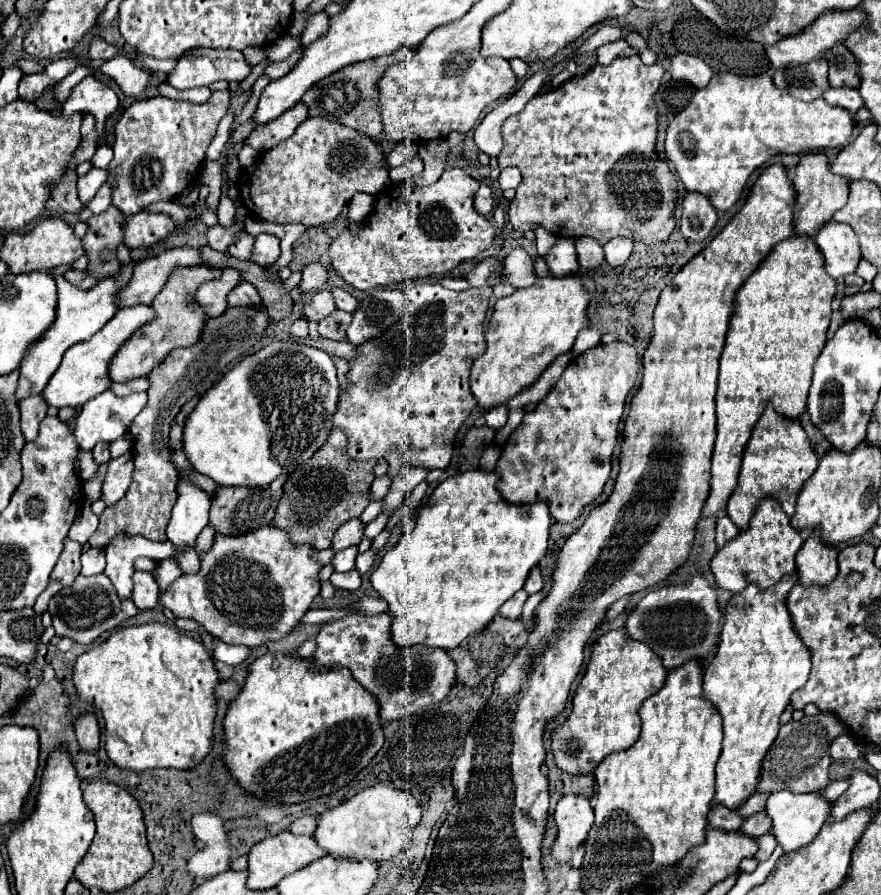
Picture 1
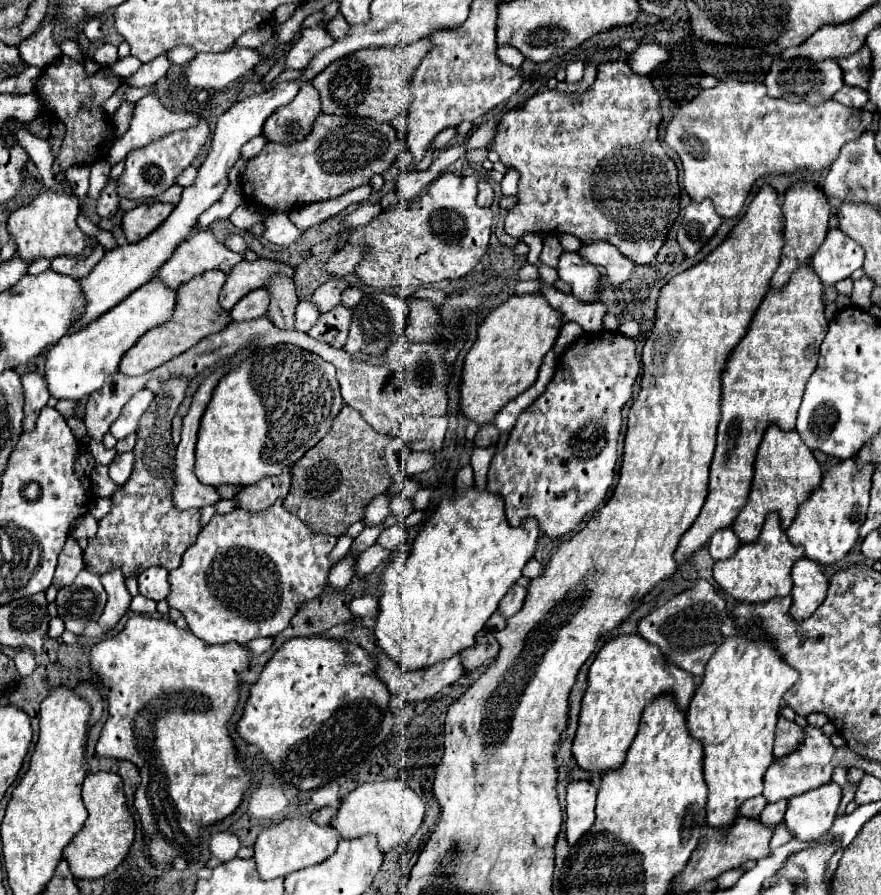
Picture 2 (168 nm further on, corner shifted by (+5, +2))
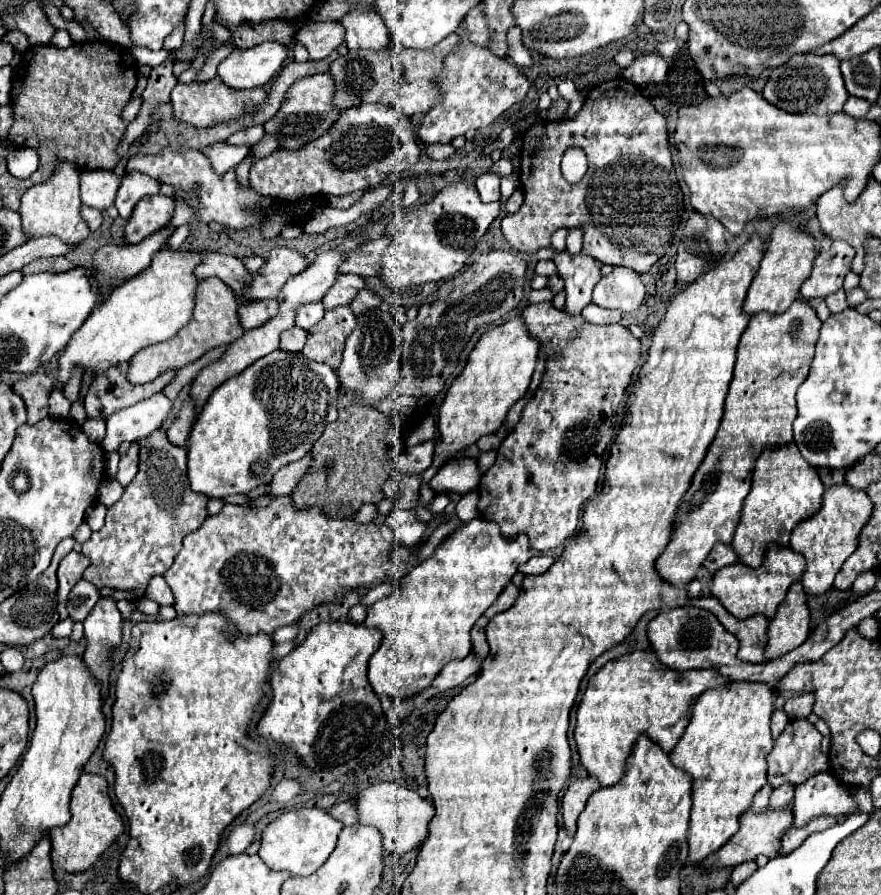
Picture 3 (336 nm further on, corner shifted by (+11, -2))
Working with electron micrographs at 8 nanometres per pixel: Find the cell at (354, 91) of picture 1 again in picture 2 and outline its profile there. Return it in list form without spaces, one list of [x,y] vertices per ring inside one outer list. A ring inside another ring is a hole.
[[[419,40],[397,48],[367,48],[363,52],[343,56],[343,60],[337,60],[329,70],[323,70],[313,80],[313,86],[321,94],[321,112],[375,118],[377,122],[391,122],[395,116],[405,116],[407,80],[413,76],[419,60],[427,54],[429,48],[429,40]]]

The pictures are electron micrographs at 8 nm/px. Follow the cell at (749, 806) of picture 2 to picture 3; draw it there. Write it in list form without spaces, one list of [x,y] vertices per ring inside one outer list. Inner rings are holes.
[[[765,784],[765,788],[761,788],[761,790],[755,794],[755,800],[753,800],[753,804],[751,804],[751,810],[753,810],[753,812],[765,810],[765,808],[769,806],[769,796],[771,796],[771,792],[773,792],[773,786]]]

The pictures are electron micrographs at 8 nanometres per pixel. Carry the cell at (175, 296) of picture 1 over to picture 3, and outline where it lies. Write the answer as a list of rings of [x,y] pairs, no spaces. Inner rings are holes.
[[[207,278],[201,280],[197,286],[197,296],[195,296],[195,310],[193,310],[193,318],[189,320],[189,324],[185,328],[181,328],[181,332],[177,332],[177,336],[173,336],[173,340],[143,348],[141,352],[137,352],[137,356],[133,356],[133,360],[129,362],[129,380],[133,384],[145,384],[155,380],[157,376],[161,376],[167,370],[179,370],[195,360],[199,360],[207,350],[221,346],[221,344],[231,344],[233,340],[243,336],[243,326],[239,322],[239,314],[237,314],[239,302],[235,292],[225,286],[221,280],[217,278]]]

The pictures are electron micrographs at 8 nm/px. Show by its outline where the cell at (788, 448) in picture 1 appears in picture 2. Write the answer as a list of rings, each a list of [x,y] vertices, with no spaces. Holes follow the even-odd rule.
[[[771,424],[757,450],[755,458],[755,474],[753,474],[753,490],[747,500],[747,504],[739,510],[733,532],[741,538],[741,542],[755,542],[755,538],[761,532],[763,520],[769,512],[779,512],[781,526],[787,528],[797,512],[797,506],[807,500],[809,492],[815,490],[821,482],[821,468],[813,456],[813,452],[803,444],[797,430],[783,432],[775,424]],[[757,492],[757,494],[755,494]]]

